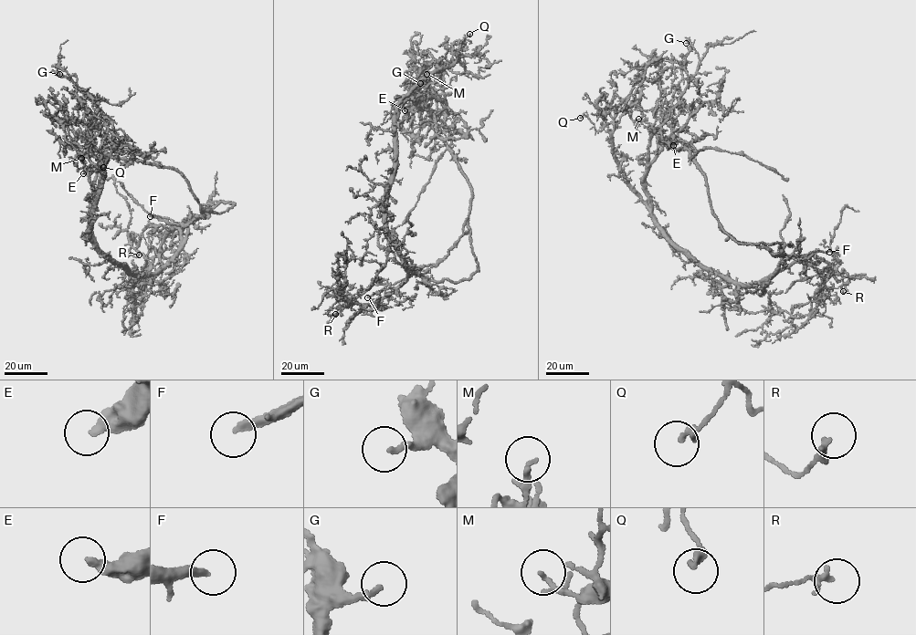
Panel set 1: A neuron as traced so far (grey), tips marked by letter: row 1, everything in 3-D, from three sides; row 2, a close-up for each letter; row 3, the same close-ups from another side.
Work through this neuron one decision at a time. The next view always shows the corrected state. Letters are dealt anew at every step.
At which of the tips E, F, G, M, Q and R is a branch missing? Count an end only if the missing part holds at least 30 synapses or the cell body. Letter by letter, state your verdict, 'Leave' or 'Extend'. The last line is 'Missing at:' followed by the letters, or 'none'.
E: Leave
F: Extend
G: Leave
M: Leave
Q: Leave
R: Leave
Missing at: F

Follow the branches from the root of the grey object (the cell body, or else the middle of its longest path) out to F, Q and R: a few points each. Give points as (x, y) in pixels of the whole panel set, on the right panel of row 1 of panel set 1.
F: (713, 212), (721, 230), (774, 255), (803, 255), (805, 264), (811, 252), (829, 252)
Q: (713, 212), (704, 175), (673, 132), (644, 179), (648, 208), (620, 167), (608, 127), (596, 130), (580, 118)
R: (713, 212), (719, 226), (737, 241), (804, 256), (820, 275), (820, 291), (837, 270), (843, 291)

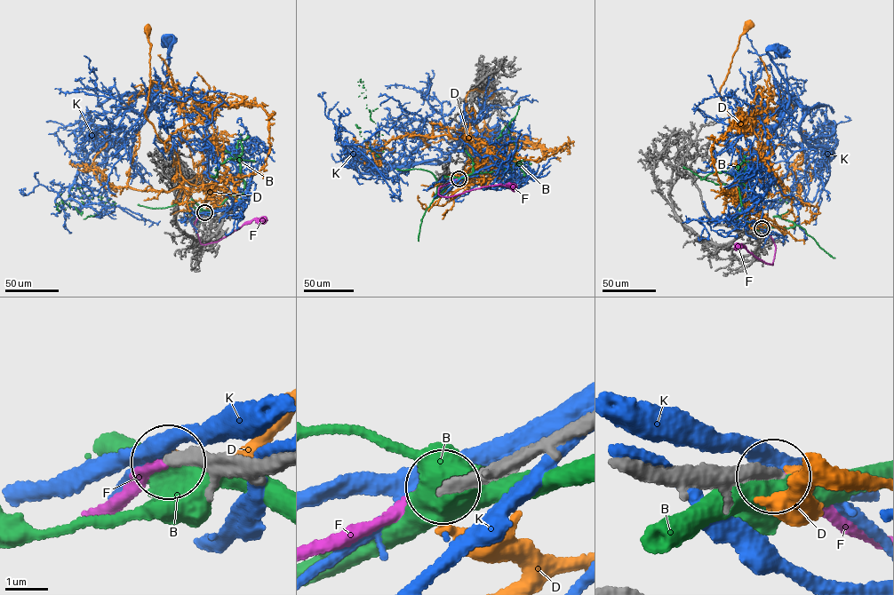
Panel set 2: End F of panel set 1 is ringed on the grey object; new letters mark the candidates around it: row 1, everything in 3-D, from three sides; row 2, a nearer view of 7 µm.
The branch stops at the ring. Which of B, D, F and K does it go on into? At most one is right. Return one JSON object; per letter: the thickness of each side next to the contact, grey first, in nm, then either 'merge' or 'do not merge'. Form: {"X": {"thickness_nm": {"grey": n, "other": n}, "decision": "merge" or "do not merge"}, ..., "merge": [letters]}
{"B": {"thickness_nm": {"grey": 460, "other": 650}, "decision": "do not merge"}, "D": {"thickness_nm": {"grey": 260, "other": 260}, "decision": "do not merge"}, "F": {"thickness_nm": {"grey": 280, "other": 280}, "decision": "merge"}, "K": {"thickness_nm": {"grey": 320, "other": 420}, "decision": "do not merge"}, "merge": ["F"]}

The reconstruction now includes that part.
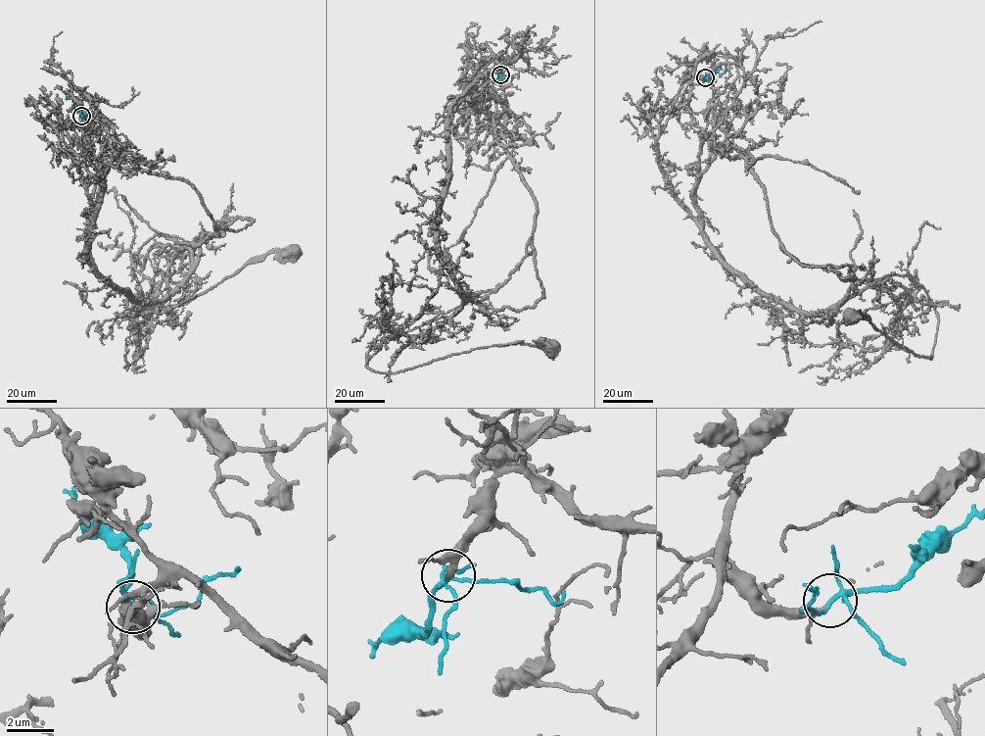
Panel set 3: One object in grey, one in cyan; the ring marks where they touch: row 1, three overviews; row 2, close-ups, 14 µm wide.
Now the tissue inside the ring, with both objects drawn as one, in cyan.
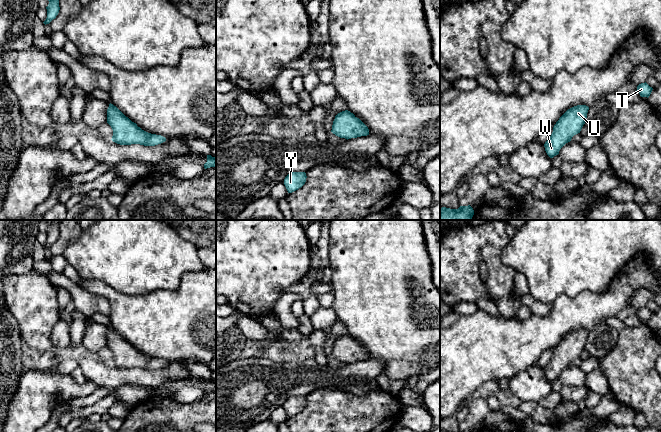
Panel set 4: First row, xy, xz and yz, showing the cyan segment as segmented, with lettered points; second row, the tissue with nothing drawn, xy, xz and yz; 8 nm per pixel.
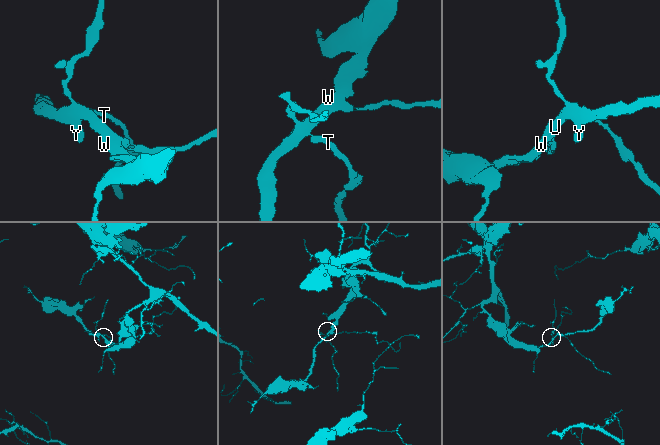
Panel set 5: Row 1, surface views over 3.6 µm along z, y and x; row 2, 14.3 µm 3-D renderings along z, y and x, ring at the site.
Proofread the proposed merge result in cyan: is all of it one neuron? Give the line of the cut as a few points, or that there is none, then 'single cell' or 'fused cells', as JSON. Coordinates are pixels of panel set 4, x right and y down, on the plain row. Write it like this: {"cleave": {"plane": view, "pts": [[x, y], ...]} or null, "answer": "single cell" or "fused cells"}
{"cleave": null, "answer": "single cell"}

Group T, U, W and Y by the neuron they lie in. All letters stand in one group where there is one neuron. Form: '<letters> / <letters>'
T U W Y

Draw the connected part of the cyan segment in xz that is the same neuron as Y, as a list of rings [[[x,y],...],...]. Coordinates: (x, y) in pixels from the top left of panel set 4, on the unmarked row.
[[[292,396],[288,398],[284,403],[284,409],[288,417],[292,417],[301,412],[306,406],[305,396]]]

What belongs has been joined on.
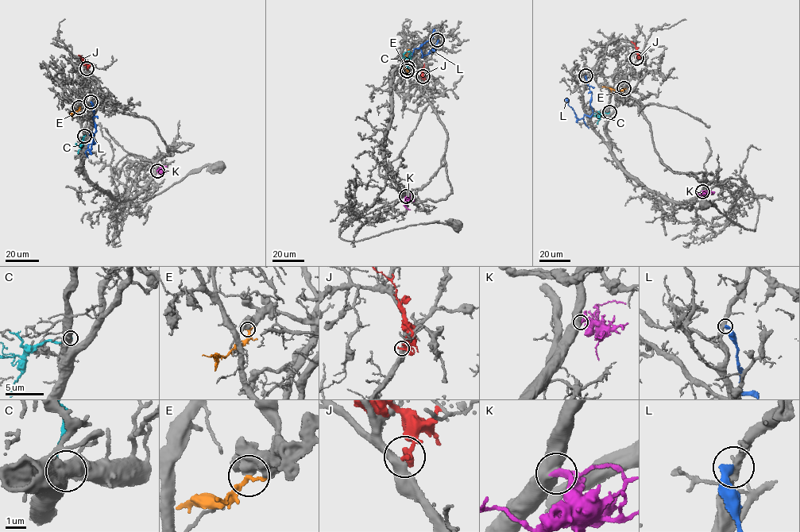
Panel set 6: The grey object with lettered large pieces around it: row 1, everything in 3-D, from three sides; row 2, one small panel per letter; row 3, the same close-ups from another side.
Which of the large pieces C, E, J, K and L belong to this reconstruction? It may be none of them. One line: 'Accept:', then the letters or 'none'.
Accept: K

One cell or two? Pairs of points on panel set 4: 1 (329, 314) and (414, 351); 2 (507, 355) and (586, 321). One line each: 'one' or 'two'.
1: two
2: one

